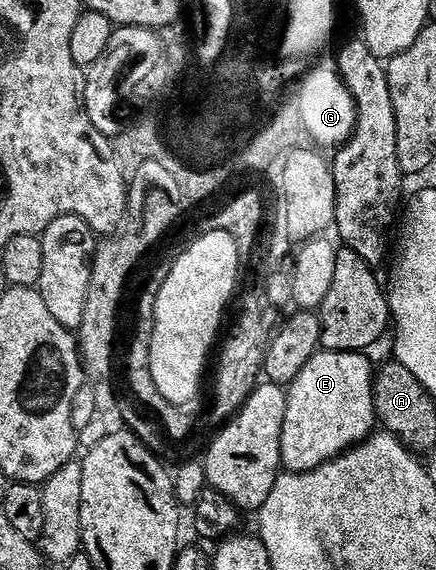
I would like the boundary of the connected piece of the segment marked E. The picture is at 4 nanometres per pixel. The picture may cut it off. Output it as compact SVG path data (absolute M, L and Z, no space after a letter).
M321 349L287 387L286 420L282 424L280 441L280 461L287 473L305 474L326 464L331 458L339 458L377 429L376 397L372 387L374 365L368 357L364 352Z

